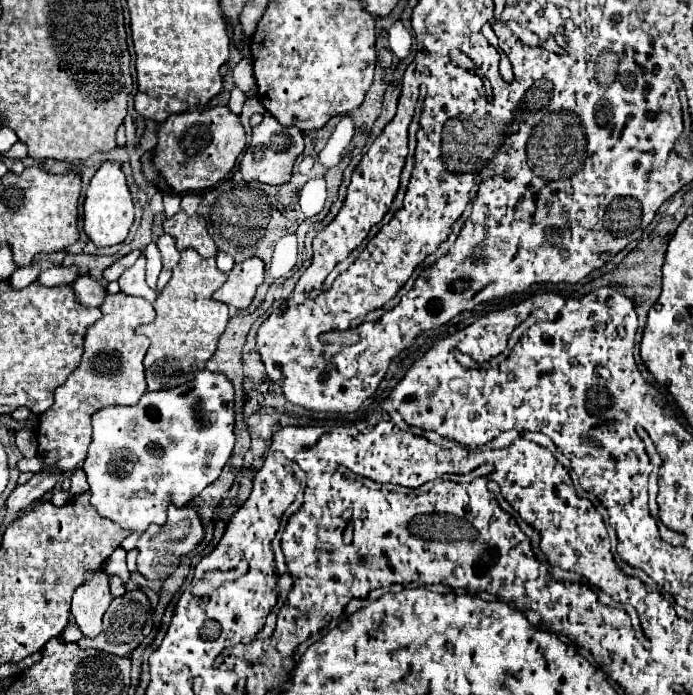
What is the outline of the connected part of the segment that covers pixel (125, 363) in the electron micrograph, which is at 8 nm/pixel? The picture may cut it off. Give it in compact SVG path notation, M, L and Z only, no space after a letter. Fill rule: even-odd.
M118 292L110 294L100 306L102 320L98 320L86 332L84 354L80 366L68 376L68 382L58 386L54 392L54 404L40 416L40 426L36 432L38 456L46 466L58 464L58 470L74 470L86 458L86 450L92 438L90 418L104 406L130 406L140 400L146 392L144 380L144 354L150 346L146 336L134 334L136 326L154 320L154 308L144 298L136 298Z

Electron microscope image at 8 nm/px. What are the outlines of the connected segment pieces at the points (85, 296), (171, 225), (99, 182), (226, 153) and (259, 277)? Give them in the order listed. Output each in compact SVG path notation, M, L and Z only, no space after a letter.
M84 274L74 282L74 292L76 298L84 304L84 306L100 306L102 298L106 298L106 288L92 276Z
M180 210L172 218L164 220L164 232L176 238L178 250L186 250L188 246L192 246L206 258L216 256L216 252L218 252L214 240L210 238L210 234L206 230L204 218L198 214L190 216L184 210Z
M106 160L90 180L84 200L84 230L96 246L114 246L126 240L134 222L134 204L120 162Z
M226 106L190 110L170 116L158 130L158 146L154 166L178 194L202 192L220 182L234 166L236 158L246 148L246 132L240 118Z
M248 258L230 270L228 280L214 292L212 298L242 310L250 306L256 288L262 282L264 282L264 262L260 258Z

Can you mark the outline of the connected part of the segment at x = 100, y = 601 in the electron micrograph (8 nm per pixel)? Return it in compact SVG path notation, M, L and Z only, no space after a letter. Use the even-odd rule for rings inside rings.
M96 572L92 578L82 584L72 598L72 616L82 630L84 638L94 638L102 630L102 616L112 602L108 588L108 574Z

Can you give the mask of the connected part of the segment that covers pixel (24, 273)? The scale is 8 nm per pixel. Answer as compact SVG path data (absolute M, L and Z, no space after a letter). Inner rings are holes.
M30 264L30 266L26 266L26 268L18 268L18 270L10 276L10 284L12 284L14 288L26 288L30 282L34 282L34 280L38 278L38 274L40 274L40 266L36 266L36 264Z

